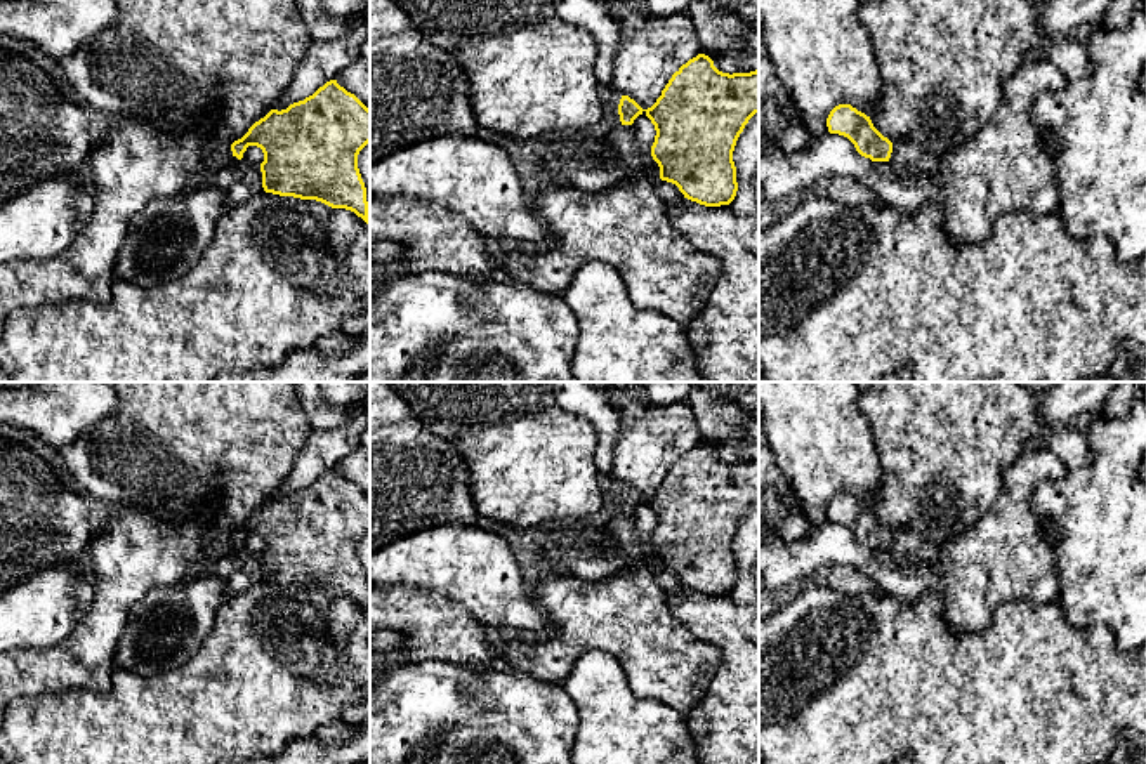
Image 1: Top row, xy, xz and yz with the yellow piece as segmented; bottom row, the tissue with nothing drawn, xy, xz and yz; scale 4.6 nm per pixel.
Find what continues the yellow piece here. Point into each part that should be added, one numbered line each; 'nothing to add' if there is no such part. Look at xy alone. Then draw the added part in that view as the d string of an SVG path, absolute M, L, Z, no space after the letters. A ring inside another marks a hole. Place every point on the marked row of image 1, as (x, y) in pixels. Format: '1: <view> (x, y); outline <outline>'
nothing to add

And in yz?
nothing to add

